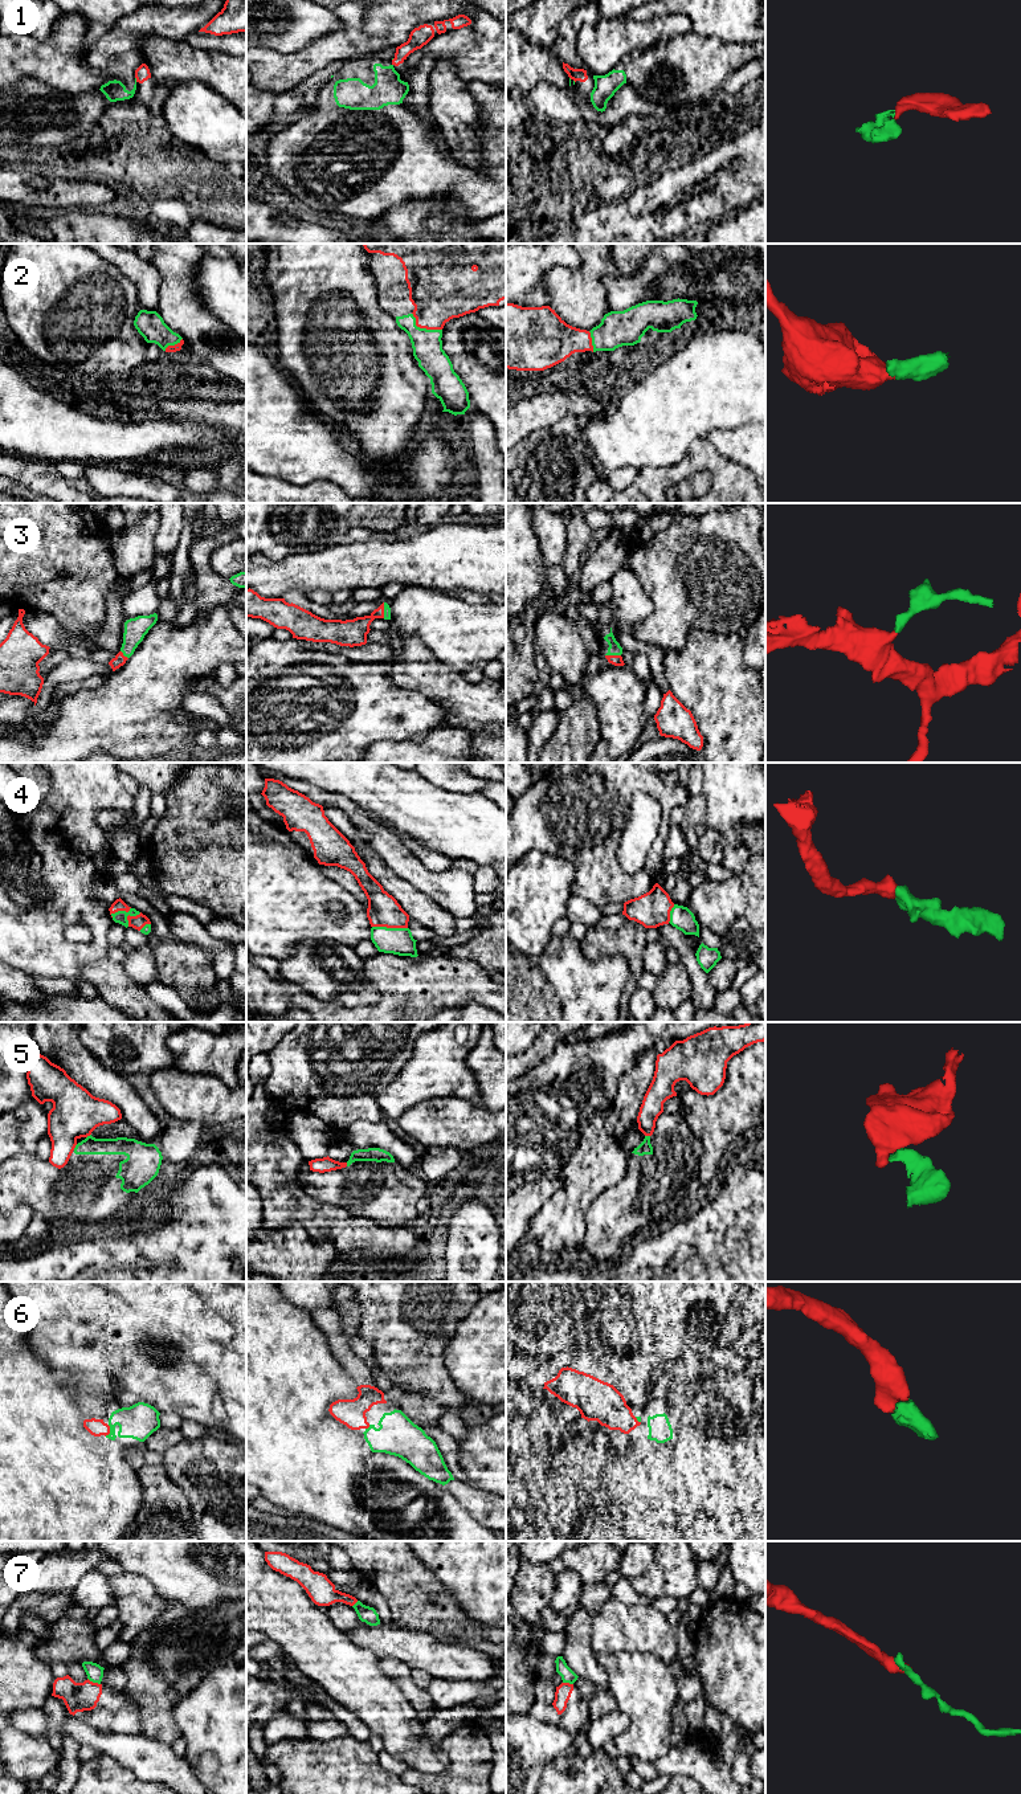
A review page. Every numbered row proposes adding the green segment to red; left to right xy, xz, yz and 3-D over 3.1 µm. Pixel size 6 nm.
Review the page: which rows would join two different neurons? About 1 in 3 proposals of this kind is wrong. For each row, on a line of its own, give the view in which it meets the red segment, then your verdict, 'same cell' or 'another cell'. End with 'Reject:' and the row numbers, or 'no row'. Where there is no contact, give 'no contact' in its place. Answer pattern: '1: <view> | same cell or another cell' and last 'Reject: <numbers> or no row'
1: xy | another cell
2: xz | same cell
3: yz | same cell
4: xy | same cell
5: xy | another cell
6: xy | same cell
7: xy | another cell
Reject: 1, 5, 7

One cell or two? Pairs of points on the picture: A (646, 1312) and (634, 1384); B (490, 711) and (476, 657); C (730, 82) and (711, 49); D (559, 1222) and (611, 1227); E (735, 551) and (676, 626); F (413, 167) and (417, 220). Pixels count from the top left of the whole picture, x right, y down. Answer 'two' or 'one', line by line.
A: one
B: two
C: two
D: two
E: one
F: two

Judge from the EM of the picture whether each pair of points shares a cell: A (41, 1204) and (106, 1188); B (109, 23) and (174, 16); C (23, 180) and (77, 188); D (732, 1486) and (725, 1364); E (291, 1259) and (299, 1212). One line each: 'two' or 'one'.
A: one
B: two
C: one
D: two
E: two

